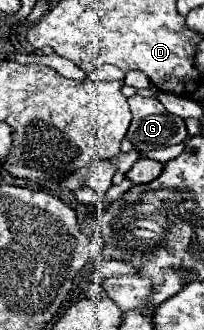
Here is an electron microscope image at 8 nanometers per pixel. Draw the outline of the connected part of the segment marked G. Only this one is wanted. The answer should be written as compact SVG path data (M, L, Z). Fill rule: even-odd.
M134 95L128 103L134 117L126 137L138 151L164 149L186 141L184 119L168 113L158 99Z

